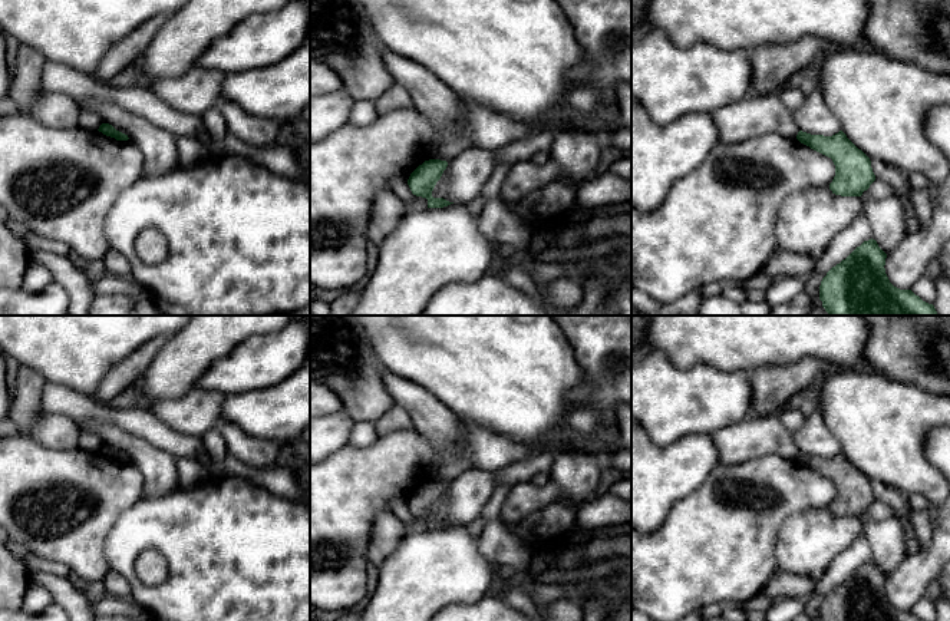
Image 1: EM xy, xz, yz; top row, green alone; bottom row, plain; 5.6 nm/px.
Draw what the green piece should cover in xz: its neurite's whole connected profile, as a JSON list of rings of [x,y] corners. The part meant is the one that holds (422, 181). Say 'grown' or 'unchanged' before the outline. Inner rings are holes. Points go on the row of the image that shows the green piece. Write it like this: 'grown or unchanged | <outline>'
unchanged | [[[429,159],[419,165],[409,176],[408,185],[413,195],[428,199],[428,208],[443,208],[453,202],[443,198],[433,198],[432,191],[441,179],[448,162],[441,159]]]

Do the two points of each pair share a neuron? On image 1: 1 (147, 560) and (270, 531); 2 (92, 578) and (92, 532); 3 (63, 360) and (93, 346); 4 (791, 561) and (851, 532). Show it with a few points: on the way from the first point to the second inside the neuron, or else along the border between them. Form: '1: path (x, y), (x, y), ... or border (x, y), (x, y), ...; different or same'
1: border (145, 548), (165, 560), (167, 577), (160, 585); different
2: path (92, 567), (92, 544); same
3: path (71, 353), (78, 346), (86, 346); same
4: path (805, 547), (815, 537), (837, 534); same

